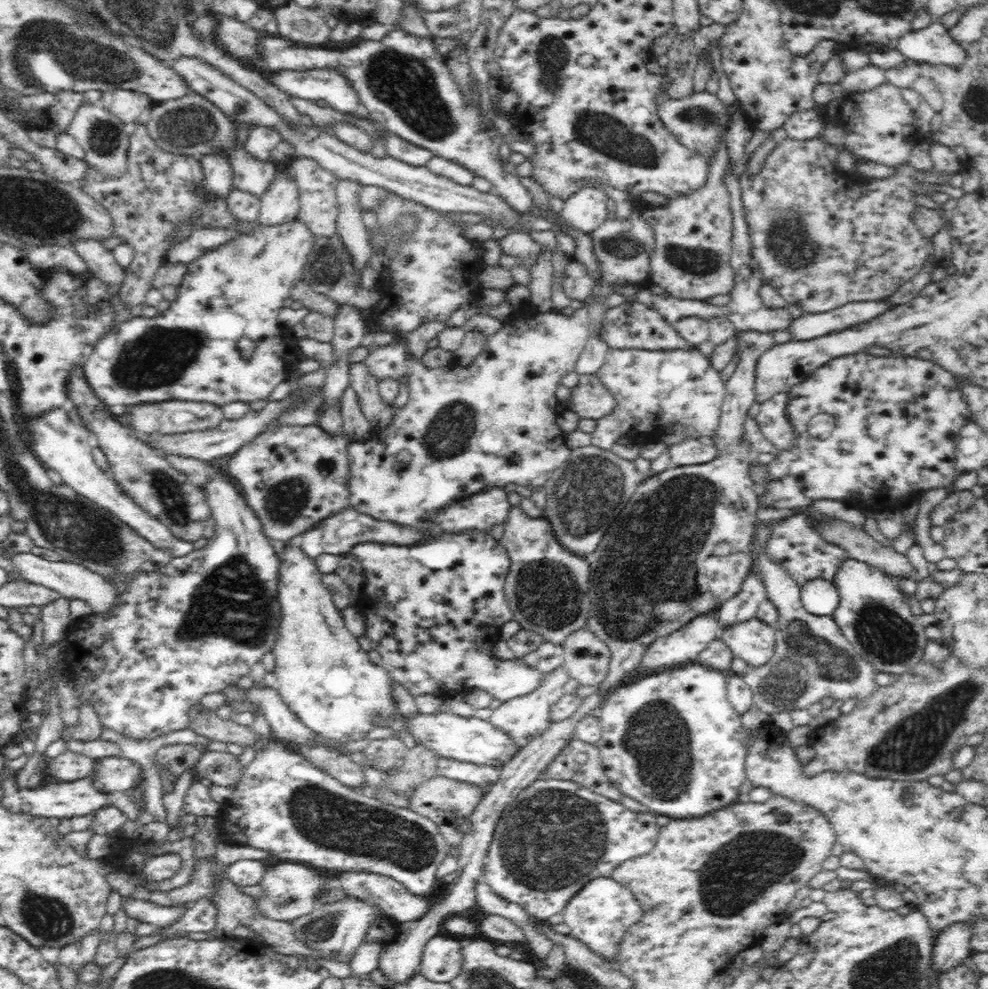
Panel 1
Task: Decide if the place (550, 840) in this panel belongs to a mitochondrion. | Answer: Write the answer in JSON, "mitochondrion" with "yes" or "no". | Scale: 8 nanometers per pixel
{"mitochondrion":"yes"}

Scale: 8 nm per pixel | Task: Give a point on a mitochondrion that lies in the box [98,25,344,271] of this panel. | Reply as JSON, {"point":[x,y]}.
{"point":[189,128]}

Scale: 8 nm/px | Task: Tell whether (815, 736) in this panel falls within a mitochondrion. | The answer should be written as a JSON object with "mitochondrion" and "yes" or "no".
{"mitochondrion":"no"}

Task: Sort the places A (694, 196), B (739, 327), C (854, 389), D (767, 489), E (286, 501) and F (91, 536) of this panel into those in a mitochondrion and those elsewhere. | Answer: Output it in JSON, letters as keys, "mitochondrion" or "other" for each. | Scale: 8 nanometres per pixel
{"A":"other","B":"other","C":"other","D":"other","E":"mitochondrion","F":"mitochondrion"}

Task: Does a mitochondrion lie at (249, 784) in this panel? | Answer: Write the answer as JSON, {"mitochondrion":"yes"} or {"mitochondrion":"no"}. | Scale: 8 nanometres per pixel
{"mitochondrion":"no"}

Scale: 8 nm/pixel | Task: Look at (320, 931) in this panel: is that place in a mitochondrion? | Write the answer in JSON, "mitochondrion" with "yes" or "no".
{"mitochondrion":"yes"}

